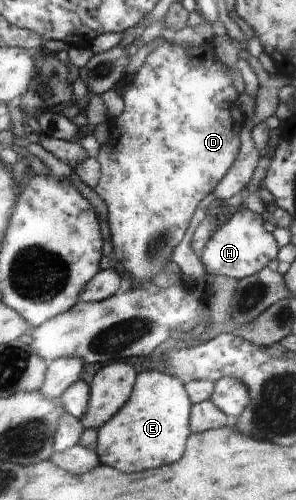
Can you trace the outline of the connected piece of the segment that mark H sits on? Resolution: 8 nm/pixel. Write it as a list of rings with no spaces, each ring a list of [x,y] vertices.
[[[247,208],[238,210],[229,220],[219,222],[200,256],[206,272],[240,280],[268,267],[268,263],[276,259],[279,247],[272,233],[264,229],[265,217]]]

